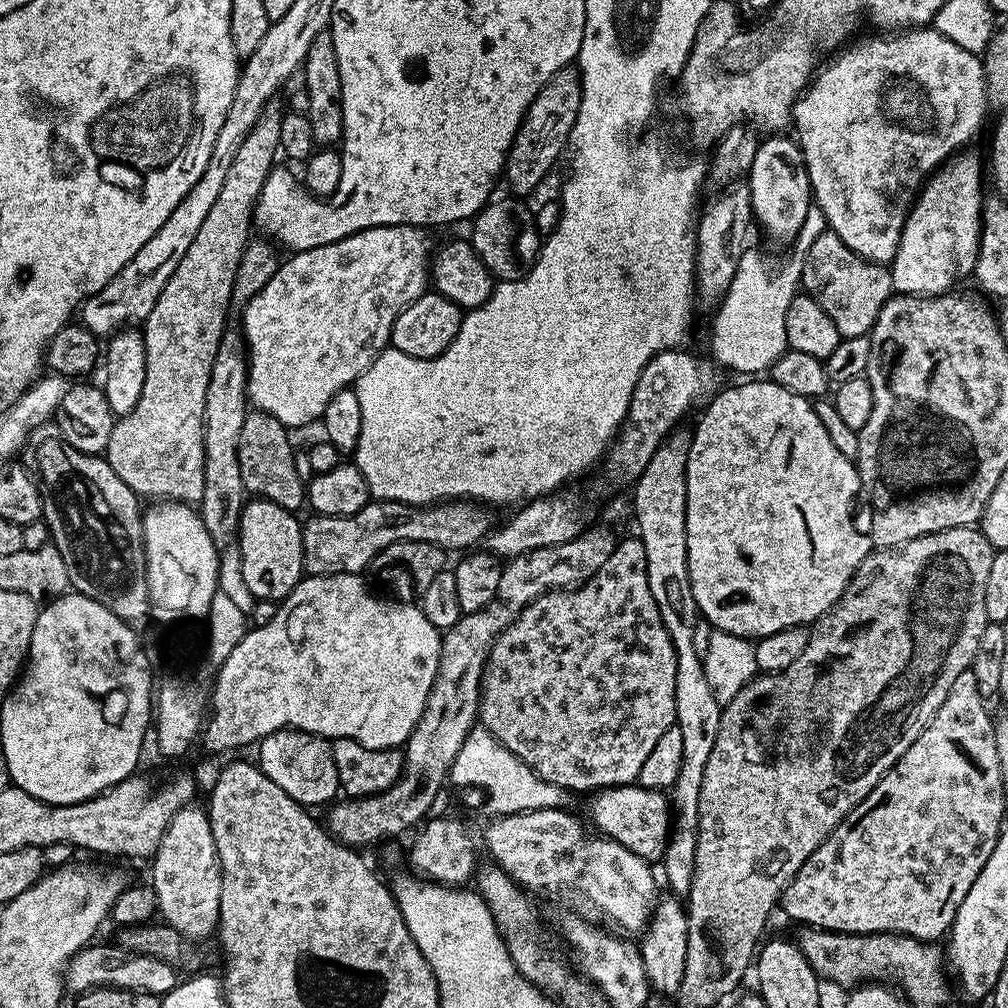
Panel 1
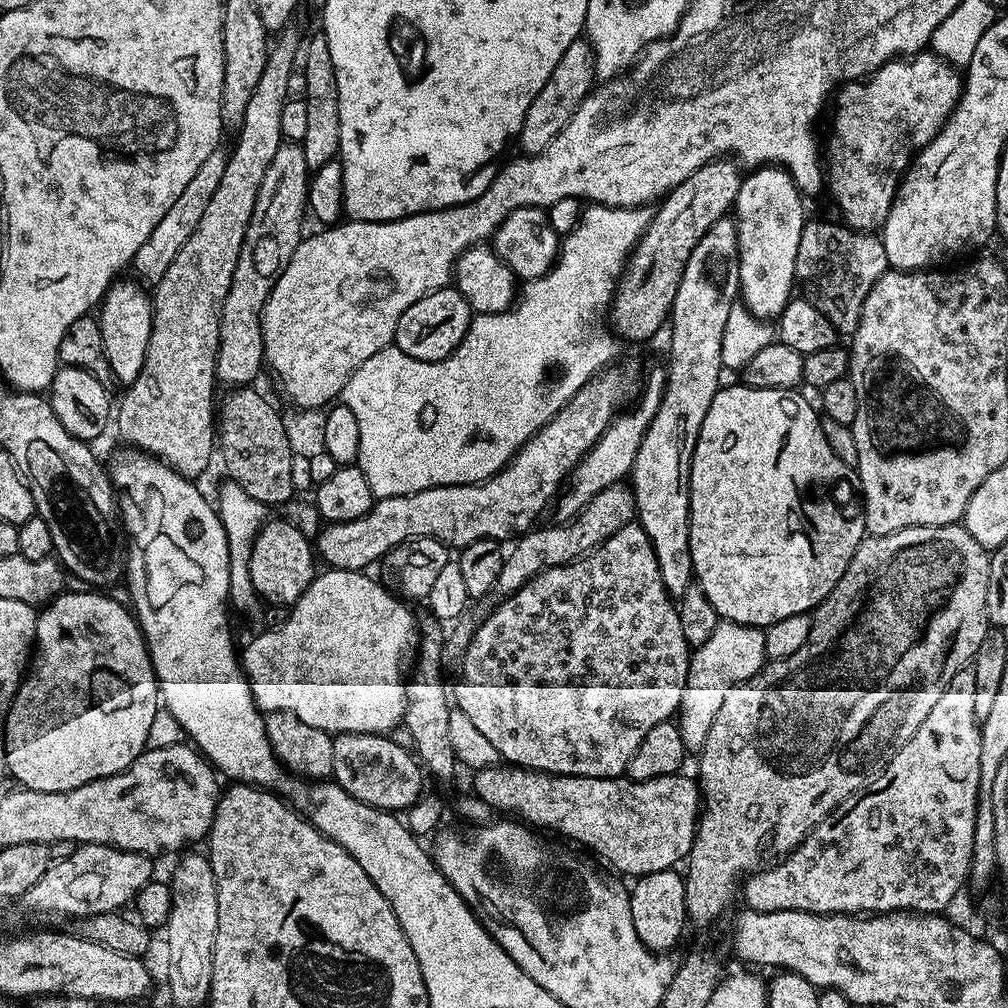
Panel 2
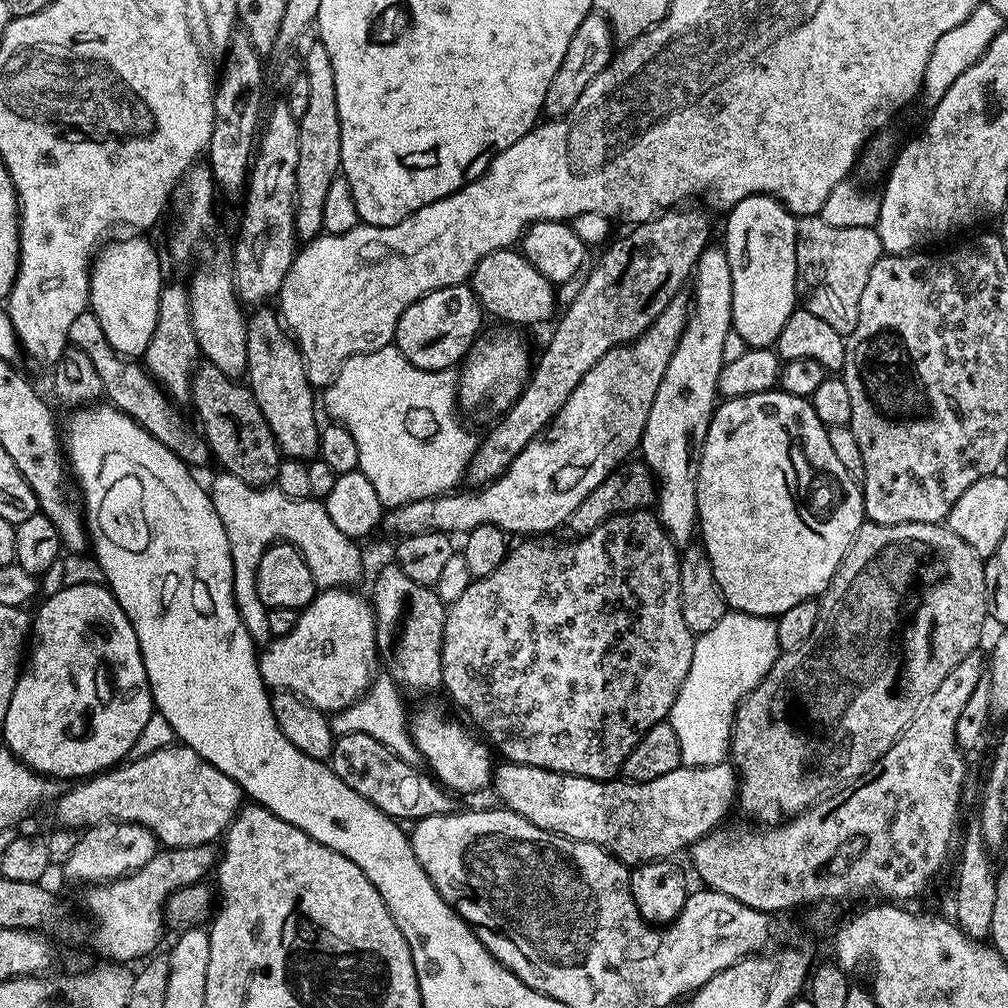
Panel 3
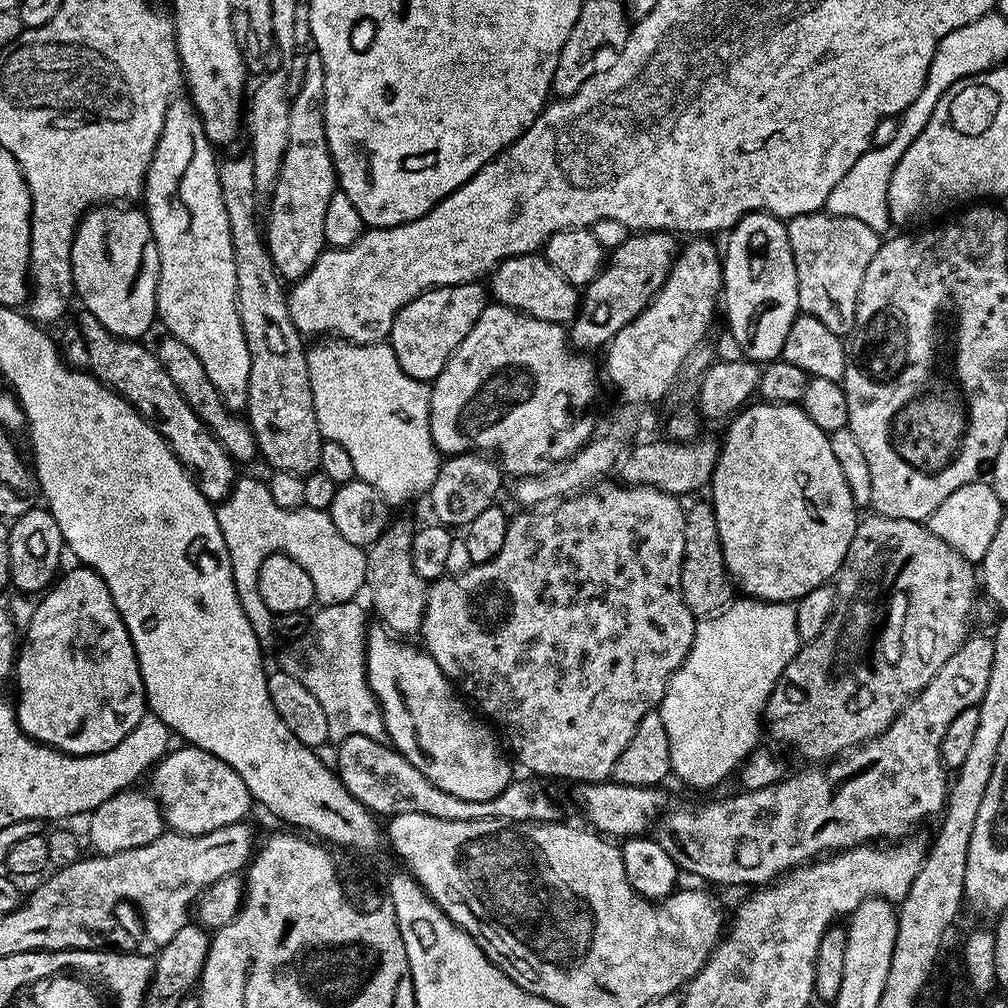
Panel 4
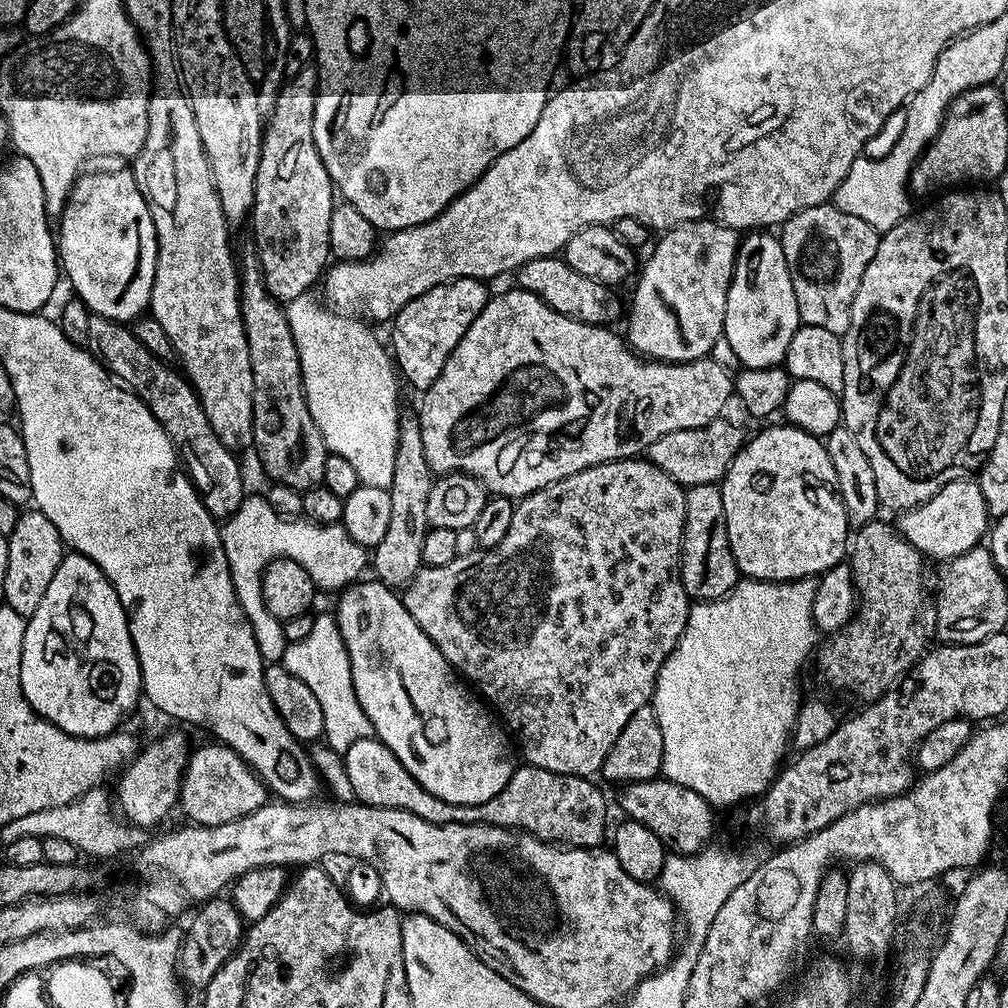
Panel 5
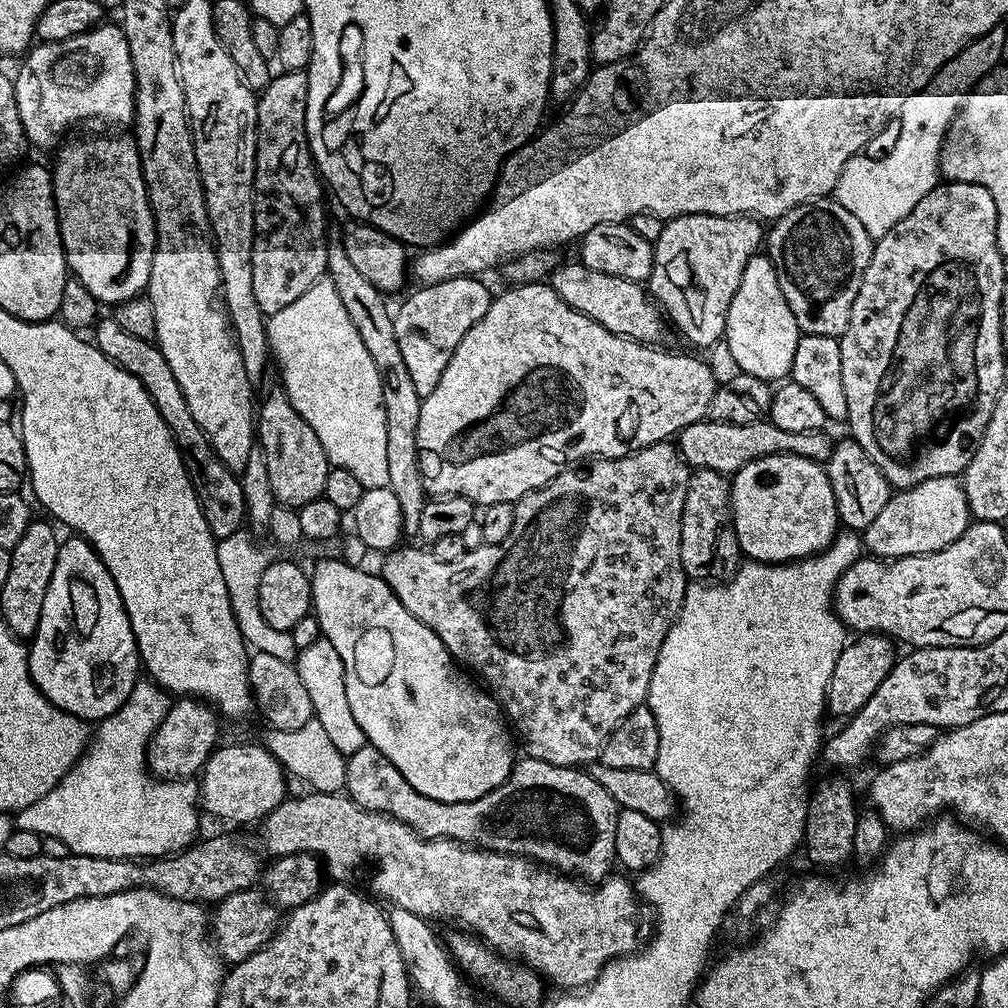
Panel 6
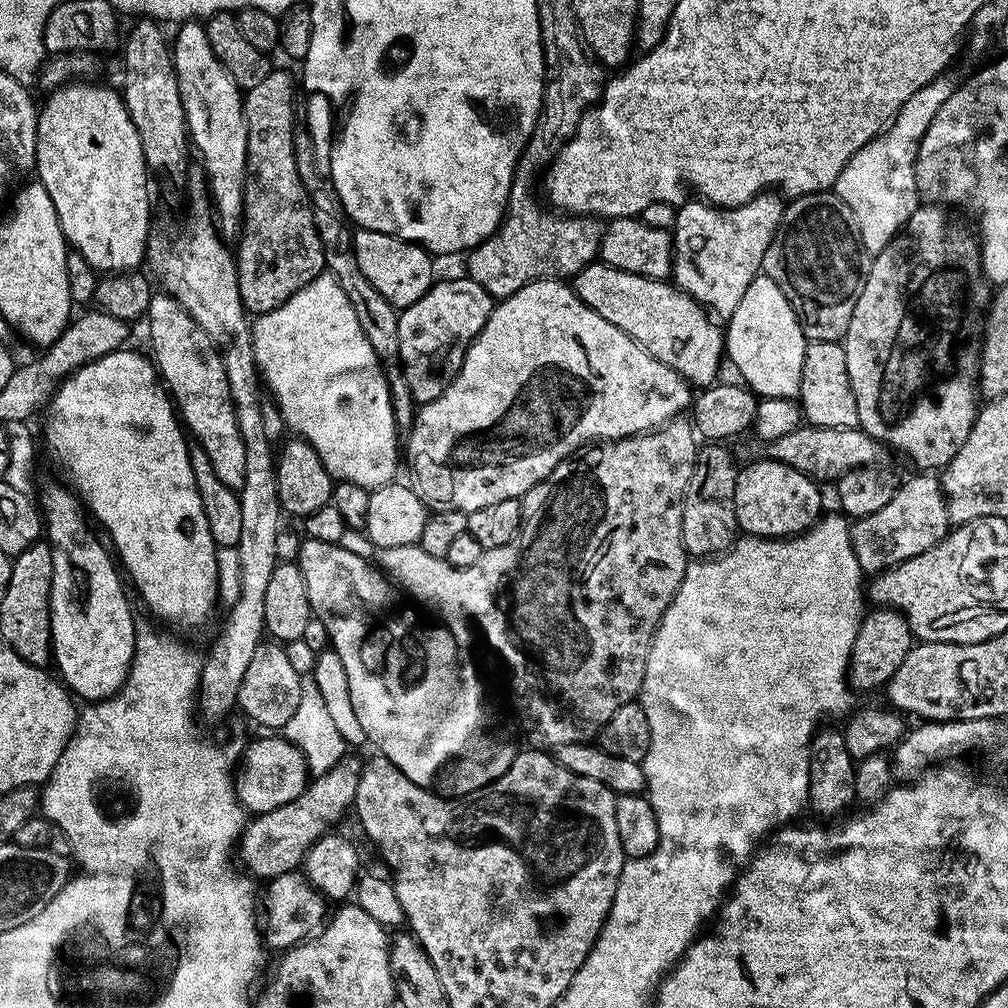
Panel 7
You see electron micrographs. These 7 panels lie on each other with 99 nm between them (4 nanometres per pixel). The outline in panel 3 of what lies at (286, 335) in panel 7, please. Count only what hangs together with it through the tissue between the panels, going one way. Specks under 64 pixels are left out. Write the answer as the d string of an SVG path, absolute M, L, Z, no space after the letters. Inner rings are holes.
M395 346L354 354L344 361L332 383L323 389L322 408L332 415L329 417L335 423L346 426L346 430L354 434L354 442L358 444L358 471L370 478L370 486L378 490L378 498L388 510L451 493L459 485L456 483L465 479L470 458L476 453L478 436L467 432L456 417L457 373L422 370L411 364Z

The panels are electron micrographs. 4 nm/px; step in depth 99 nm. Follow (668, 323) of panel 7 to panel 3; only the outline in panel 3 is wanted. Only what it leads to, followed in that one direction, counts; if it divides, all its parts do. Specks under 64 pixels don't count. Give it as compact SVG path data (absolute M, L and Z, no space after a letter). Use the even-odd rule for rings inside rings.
M515 247L494 250L494 254L486 254L474 266L470 277L472 293L478 298L481 309L488 312L496 320L504 320L505 325L520 326L516 324L542 324L557 315L556 292L557 289L524 256L523 252Z

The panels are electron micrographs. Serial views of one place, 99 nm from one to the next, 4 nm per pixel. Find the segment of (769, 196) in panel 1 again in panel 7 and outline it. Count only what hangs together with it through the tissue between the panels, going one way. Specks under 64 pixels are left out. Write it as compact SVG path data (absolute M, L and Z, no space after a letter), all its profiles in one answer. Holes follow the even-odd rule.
M763 274L756 276L754 282L750 282L750 287L746 290L742 302L738 302L738 310L734 310L734 314L726 320L726 356L734 362L734 366L738 366L738 370L742 370L745 385L760 398L769 396L791 400L799 397L802 362L806 358L808 345L809 341L804 335L786 294L778 290L778 282L774 282Z

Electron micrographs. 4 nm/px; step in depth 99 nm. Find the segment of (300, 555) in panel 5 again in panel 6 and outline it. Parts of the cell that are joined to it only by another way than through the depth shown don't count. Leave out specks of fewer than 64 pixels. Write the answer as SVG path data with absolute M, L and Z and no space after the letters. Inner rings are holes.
M243 528L230 537L217 541L218 564L222 569L222 578L225 579L227 594L230 596L231 609L234 610L239 632L244 635L245 643L253 651L271 654L274 658L292 664L299 656L292 633L276 630L274 626L266 623L258 604L259 583L266 566L272 563L274 553L268 548L263 549L258 546L257 540L252 538L251 534L253 535L251 531Z

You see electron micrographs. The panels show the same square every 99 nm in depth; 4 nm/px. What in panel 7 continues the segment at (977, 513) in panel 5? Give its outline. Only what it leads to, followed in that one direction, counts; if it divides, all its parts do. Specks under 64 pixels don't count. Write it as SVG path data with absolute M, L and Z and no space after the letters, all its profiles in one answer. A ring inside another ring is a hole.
M932 474L912 475L916 476L905 479L882 510L859 517L852 524L854 558L858 558L858 566L866 574L884 572L930 550L930 546L937 544L950 531L948 503L944 501L941 481L937 477L935 480Z

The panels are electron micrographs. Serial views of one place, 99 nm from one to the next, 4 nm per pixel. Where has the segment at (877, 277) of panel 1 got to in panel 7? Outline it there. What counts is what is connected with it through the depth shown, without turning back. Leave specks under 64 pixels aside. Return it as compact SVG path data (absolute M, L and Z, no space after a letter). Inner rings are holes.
M835 191L815 192L809 196L795 197L785 207L782 222L764 255L762 272L774 282L778 282L778 290L786 294L809 341L840 342L843 341L846 330L850 326L850 318L854 314L854 302L858 302L860 297L862 283L860 256L862 257L862 249L858 226L854 222L854 214L850 214L850 206L846 206L846 202L842 202L842 198L838 198Z

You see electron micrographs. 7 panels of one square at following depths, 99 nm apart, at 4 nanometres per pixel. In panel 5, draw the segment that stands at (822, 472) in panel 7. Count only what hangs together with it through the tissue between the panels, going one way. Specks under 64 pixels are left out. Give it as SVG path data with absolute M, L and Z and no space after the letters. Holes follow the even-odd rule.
M721 418L706 426L698 426L690 430L674 430L674 434L662 434L658 442L648 447L646 458L658 470L670 474L674 482L685 489L703 484L715 484L724 479L728 473L730 462L739 454L744 446L746 433L732 420Z

